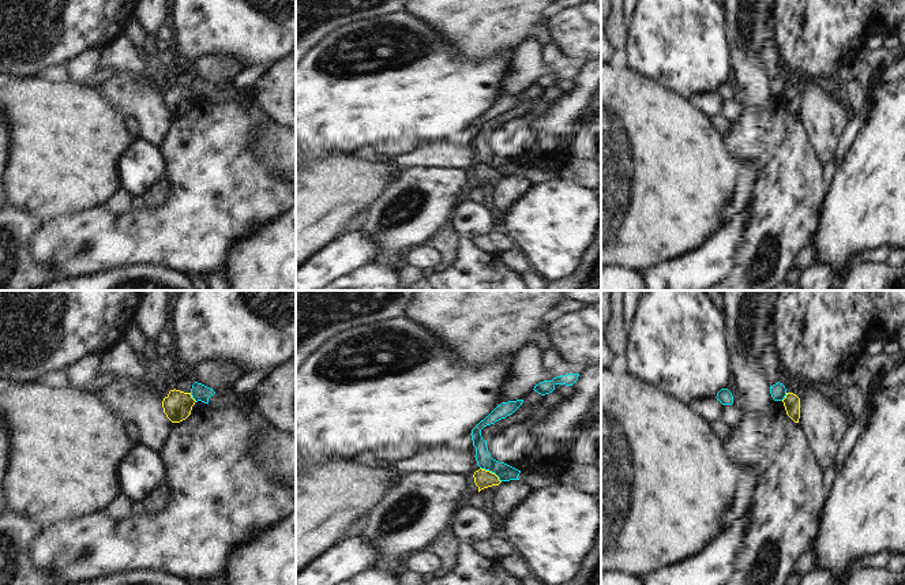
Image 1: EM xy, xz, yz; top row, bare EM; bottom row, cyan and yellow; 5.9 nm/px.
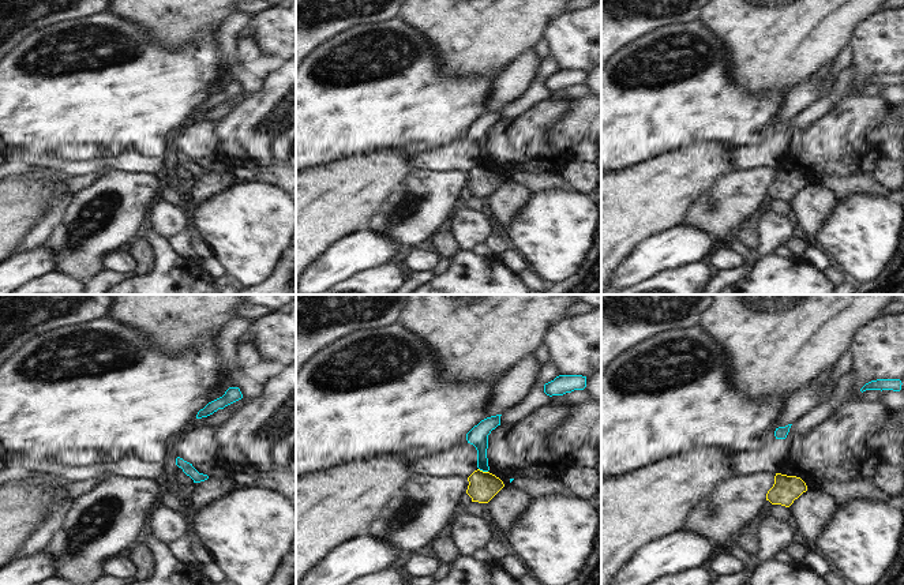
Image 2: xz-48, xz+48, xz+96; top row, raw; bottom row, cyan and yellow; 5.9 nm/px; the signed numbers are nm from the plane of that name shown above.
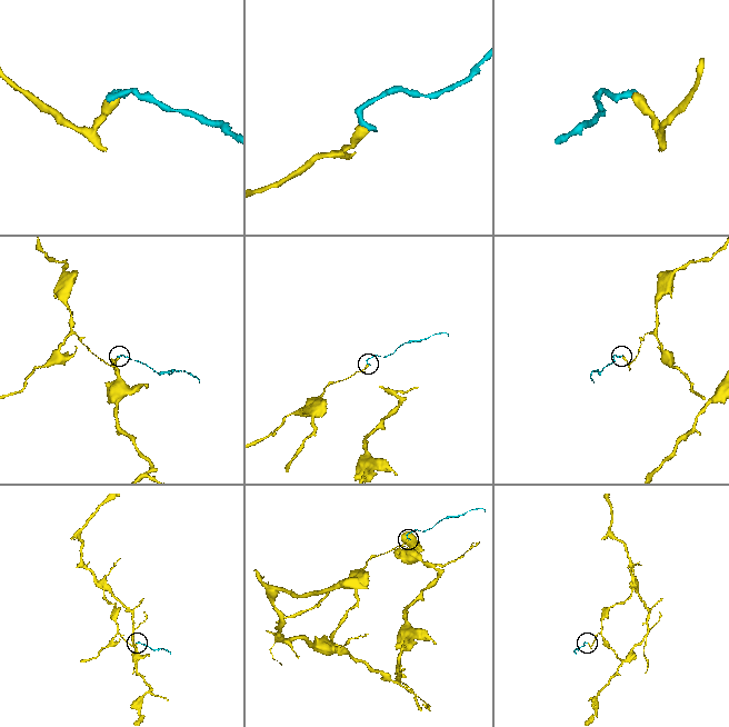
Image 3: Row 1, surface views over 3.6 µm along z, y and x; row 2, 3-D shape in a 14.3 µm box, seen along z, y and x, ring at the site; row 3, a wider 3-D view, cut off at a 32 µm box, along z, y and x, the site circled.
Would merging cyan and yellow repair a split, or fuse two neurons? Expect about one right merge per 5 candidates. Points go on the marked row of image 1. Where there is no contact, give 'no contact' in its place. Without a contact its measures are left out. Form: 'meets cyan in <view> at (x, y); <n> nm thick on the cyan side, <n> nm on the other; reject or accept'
meets cyan in xz at (491, 471); 100 nm thick on the cyan side, 110 nm on the other; reject

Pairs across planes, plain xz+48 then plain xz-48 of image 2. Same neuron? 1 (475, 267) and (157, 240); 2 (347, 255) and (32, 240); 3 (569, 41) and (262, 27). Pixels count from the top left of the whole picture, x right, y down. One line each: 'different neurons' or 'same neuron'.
1: same neuron
2: different neurons
3: same neuron

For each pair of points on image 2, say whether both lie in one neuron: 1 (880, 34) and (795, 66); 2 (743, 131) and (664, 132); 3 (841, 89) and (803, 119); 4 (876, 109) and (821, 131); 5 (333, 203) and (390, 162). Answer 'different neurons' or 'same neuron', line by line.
1: different neurons
2: same neuron
3: same neuron
4: same neuron
5: same neuron

